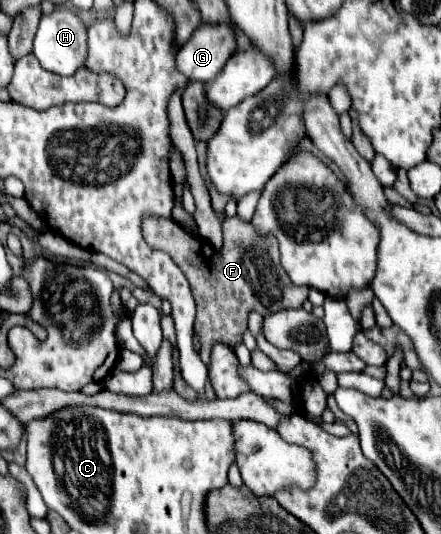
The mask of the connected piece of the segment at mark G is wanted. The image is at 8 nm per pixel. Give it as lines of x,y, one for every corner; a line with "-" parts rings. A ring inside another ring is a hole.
200,24
192,38
180,46
176,66
190,80
212,82
236,52
236,36
230,24

